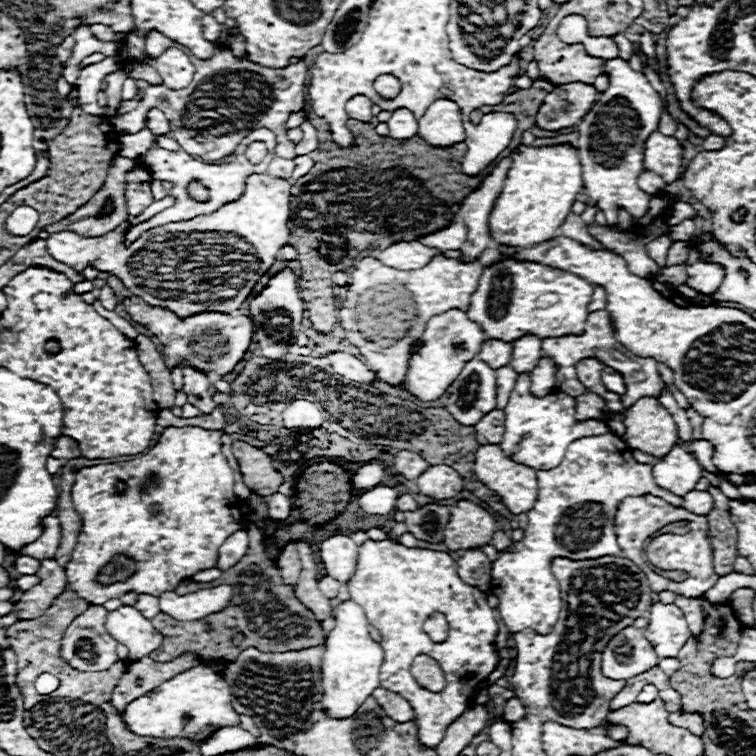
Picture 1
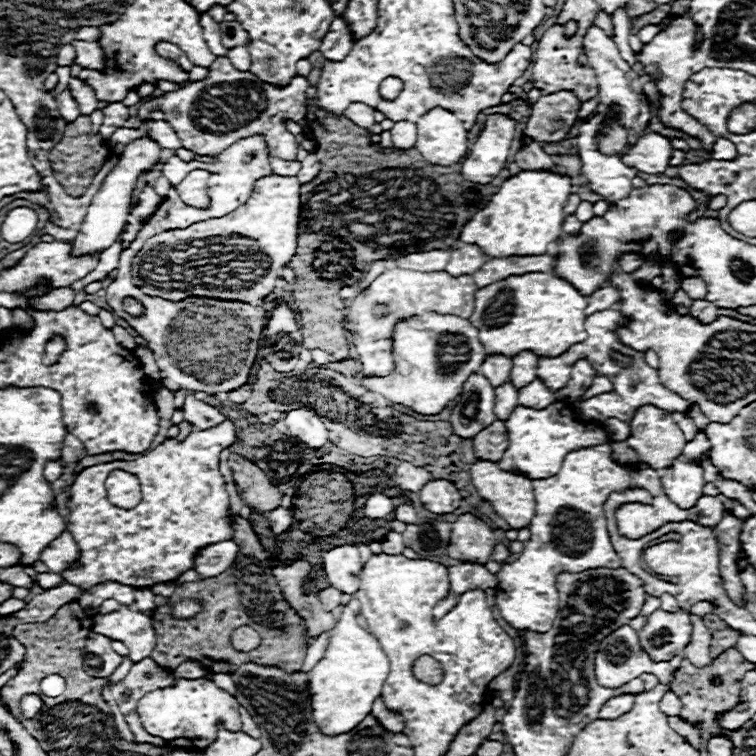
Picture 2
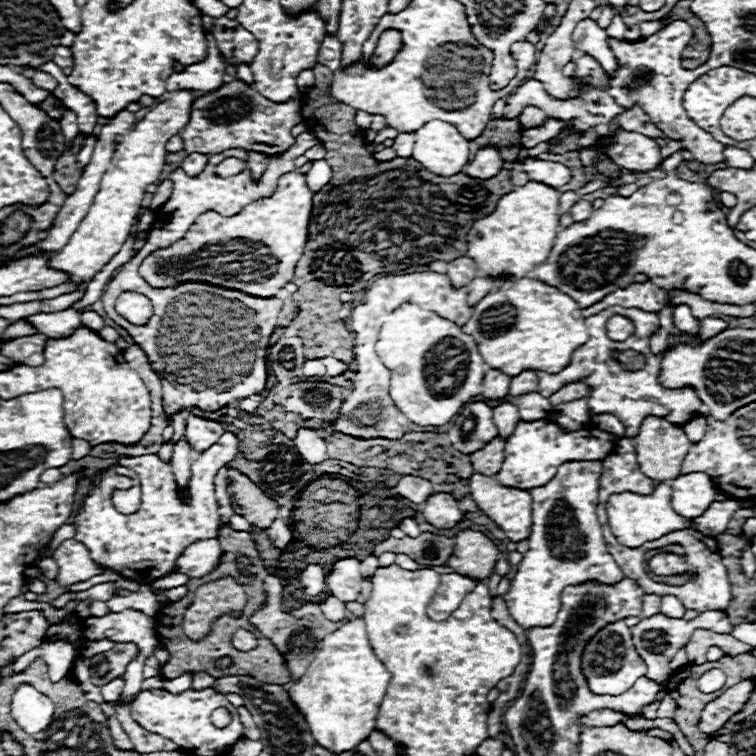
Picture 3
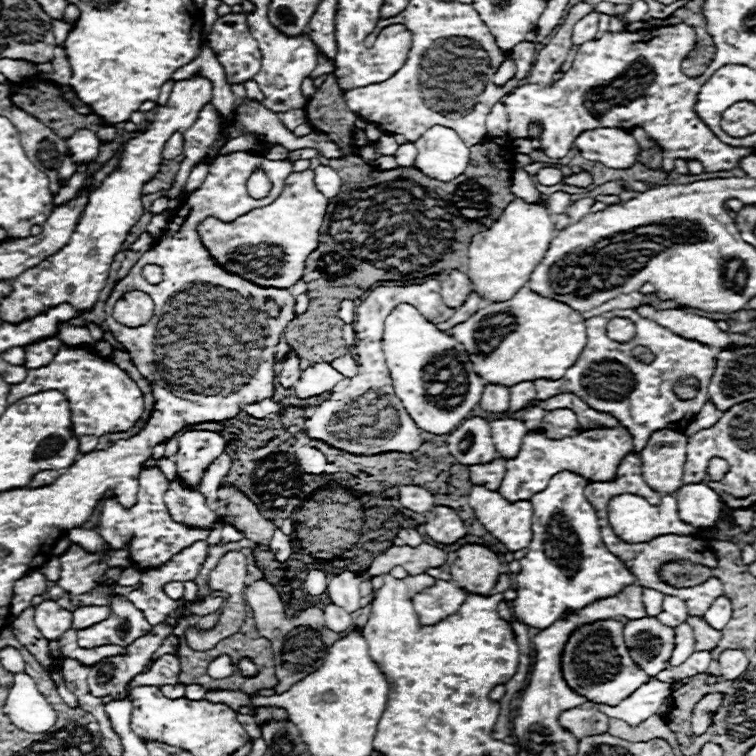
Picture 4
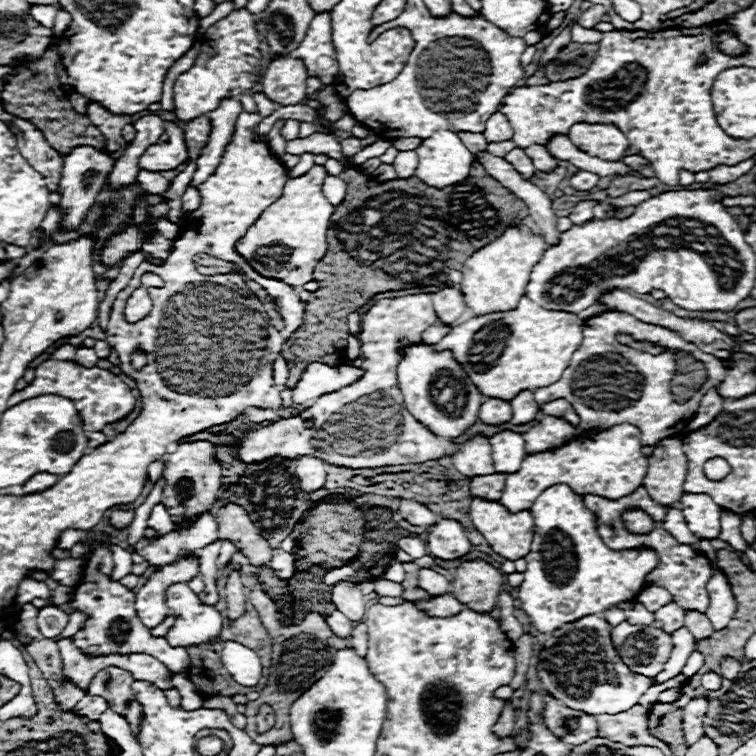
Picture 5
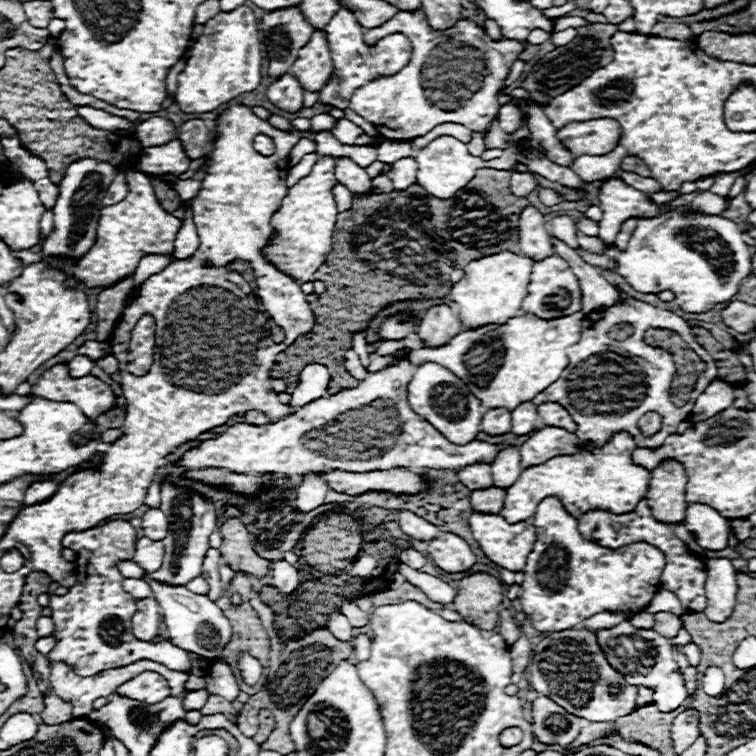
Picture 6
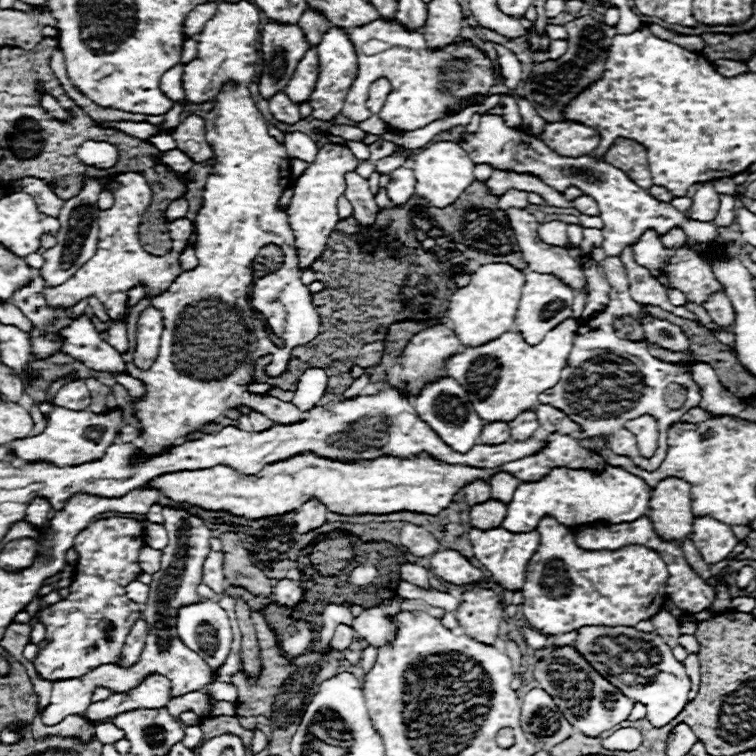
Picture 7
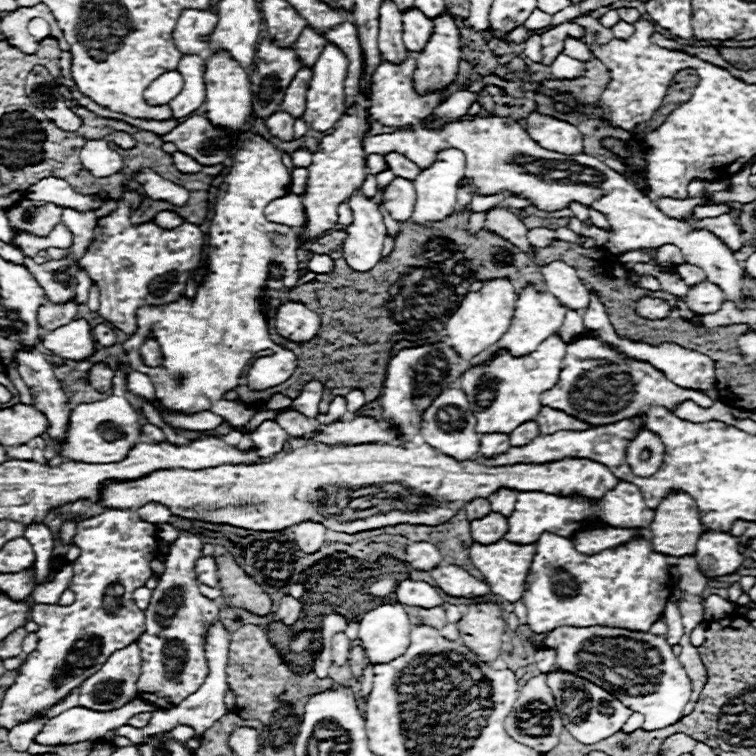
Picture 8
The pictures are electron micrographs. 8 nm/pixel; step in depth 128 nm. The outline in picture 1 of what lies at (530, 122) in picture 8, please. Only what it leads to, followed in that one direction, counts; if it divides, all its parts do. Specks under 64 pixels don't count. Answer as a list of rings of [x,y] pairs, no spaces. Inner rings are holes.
[[[652,132],[644,144],[644,168],[656,172],[670,184],[682,174],[682,150],[676,138]]]

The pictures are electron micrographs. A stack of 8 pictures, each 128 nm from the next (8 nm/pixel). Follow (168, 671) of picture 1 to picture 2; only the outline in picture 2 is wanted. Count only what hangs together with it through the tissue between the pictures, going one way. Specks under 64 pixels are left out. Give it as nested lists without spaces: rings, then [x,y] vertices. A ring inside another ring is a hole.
[[[146,658],[146,660],[138,662],[138,664],[134,664],[132,670],[130,670],[130,674],[128,674],[120,684],[110,686],[112,696],[114,696],[120,712],[124,714],[130,730],[132,730],[132,732],[130,732],[128,726],[126,726],[126,722],[122,720],[122,726],[120,726],[120,730],[118,730],[120,738],[132,742],[132,734],[134,734],[134,740],[136,740],[138,744],[152,744],[152,746],[164,746],[164,744],[166,744],[162,738],[152,736],[152,734],[148,734],[148,732],[142,728],[140,718],[138,718],[138,714],[136,714],[136,702],[138,702],[146,692],[158,690],[158,688],[166,688],[166,686],[170,686],[172,682],[174,682],[172,672],[166,672],[164,668],[158,668],[158,664],[154,664],[152,658]]]

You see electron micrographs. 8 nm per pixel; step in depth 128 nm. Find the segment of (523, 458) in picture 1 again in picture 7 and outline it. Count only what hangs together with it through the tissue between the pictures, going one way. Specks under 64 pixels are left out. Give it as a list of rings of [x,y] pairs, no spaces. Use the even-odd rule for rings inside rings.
[[[554,468],[542,482],[520,484],[514,492],[512,502],[508,504],[508,514],[502,526],[510,532],[532,532],[538,528],[538,522],[544,516],[556,518],[560,524],[568,528],[592,524],[592,522],[610,522],[622,524],[632,522],[648,514],[650,506],[650,488],[638,476],[622,470],[610,468],[600,476],[592,476],[586,470],[570,470],[570,468]]]

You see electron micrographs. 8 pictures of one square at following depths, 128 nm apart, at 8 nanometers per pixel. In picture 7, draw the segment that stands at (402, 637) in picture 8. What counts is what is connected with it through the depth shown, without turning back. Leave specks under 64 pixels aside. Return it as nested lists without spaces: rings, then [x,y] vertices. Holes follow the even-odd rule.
[[[396,598],[390,606],[374,606],[364,610],[354,622],[352,628],[358,632],[362,640],[366,640],[372,646],[388,646],[396,640],[398,628],[390,620],[390,616],[396,616],[400,612],[400,602],[404,598]]]

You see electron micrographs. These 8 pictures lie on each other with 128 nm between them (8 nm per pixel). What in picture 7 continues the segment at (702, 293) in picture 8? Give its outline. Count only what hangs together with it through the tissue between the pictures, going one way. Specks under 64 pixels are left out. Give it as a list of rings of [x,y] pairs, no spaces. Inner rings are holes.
[[[714,292],[702,306],[714,324],[718,324],[718,326],[732,326],[734,324],[734,308],[724,292]]]

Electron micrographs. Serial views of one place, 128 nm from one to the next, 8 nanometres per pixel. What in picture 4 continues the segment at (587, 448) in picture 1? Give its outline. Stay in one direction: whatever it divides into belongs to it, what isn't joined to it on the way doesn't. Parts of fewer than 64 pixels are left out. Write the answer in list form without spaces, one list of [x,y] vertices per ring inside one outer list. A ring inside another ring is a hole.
[[[560,472],[558,476],[550,478],[550,484],[542,492],[530,498],[534,508],[534,516],[532,516],[534,536],[528,546],[528,554],[520,560],[522,570],[516,576],[518,598],[512,602],[512,610],[516,618],[522,620],[526,626],[544,630],[552,626],[564,612],[580,610],[586,604],[616,596],[622,588],[636,584],[636,576],[632,574],[632,570],[604,546],[600,536],[598,516],[592,504],[584,496],[584,486],[586,480],[582,480],[580,476],[574,476],[572,472]]]

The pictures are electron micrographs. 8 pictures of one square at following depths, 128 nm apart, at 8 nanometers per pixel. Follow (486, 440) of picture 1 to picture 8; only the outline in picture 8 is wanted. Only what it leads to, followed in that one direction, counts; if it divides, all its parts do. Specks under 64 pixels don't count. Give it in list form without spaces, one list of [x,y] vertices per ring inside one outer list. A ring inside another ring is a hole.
[[[490,512],[490,516],[482,520],[474,520],[470,524],[472,538],[480,544],[494,544],[508,532],[508,522],[504,516],[498,516],[496,512]]]

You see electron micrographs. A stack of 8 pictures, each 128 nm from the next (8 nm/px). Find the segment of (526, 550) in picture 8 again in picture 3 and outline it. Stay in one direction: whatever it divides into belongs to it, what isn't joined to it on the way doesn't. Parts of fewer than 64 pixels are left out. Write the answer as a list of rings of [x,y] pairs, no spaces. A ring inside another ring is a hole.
[[[472,474],[470,496],[478,504],[478,508],[492,522],[496,522],[512,542],[520,542],[530,536],[532,526],[530,492],[504,488],[496,482],[496,478]]]

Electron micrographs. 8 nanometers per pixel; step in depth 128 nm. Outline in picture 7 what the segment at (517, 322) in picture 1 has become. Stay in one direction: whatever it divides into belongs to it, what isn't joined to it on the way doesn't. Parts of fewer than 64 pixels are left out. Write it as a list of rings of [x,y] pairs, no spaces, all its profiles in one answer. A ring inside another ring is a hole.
[[[574,318],[564,320],[548,334],[544,342],[534,348],[524,344],[518,332],[506,332],[490,344],[466,348],[464,352],[454,354],[448,360],[446,370],[472,396],[470,402],[474,406],[474,412],[482,416],[484,422],[512,422],[518,414],[534,410],[534,406],[538,404],[538,394],[558,384],[560,372],[566,366],[566,358],[572,350],[578,326],[580,324],[576,324]]]

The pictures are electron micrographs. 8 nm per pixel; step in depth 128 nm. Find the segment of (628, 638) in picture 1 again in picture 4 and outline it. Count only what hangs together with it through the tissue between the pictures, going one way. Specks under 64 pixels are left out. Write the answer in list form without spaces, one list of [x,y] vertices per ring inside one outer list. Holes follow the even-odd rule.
[[[596,620],[592,624],[576,628],[564,644],[562,678],[576,694],[584,696],[594,704],[618,706],[636,688],[650,680],[650,676],[630,660],[622,628],[624,626],[618,620]]]

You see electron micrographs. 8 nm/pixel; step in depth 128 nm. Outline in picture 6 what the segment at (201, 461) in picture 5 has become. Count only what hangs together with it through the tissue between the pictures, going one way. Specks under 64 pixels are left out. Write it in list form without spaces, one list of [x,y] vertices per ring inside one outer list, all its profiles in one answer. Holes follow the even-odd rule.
[[[166,482],[162,486],[160,498],[162,498],[160,510],[166,514],[166,518],[170,522],[170,530],[168,530],[168,536],[164,538],[164,552],[166,554],[164,554],[162,568],[158,572],[150,574],[150,578],[158,580],[162,584],[184,586],[202,574],[202,560],[206,556],[206,550],[210,548],[208,538],[216,530],[214,506],[210,502],[206,502],[202,496],[198,496],[196,492],[184,490],[180,486],[170,484],[170,482]]]

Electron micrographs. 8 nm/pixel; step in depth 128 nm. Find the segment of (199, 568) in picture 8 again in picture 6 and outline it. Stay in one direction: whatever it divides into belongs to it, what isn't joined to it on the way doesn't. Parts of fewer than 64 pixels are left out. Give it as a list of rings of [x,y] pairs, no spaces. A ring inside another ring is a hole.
[[[210,548],[206,552],[206,558],[204,558],[204,566],[202,566],[202,578],[210,584],[210,600],[218,600],[220,594],[222,594],[222,582],[220,582],[220,574],[218,574],[218,568],[220,568],[220,550],[218,548]]]

